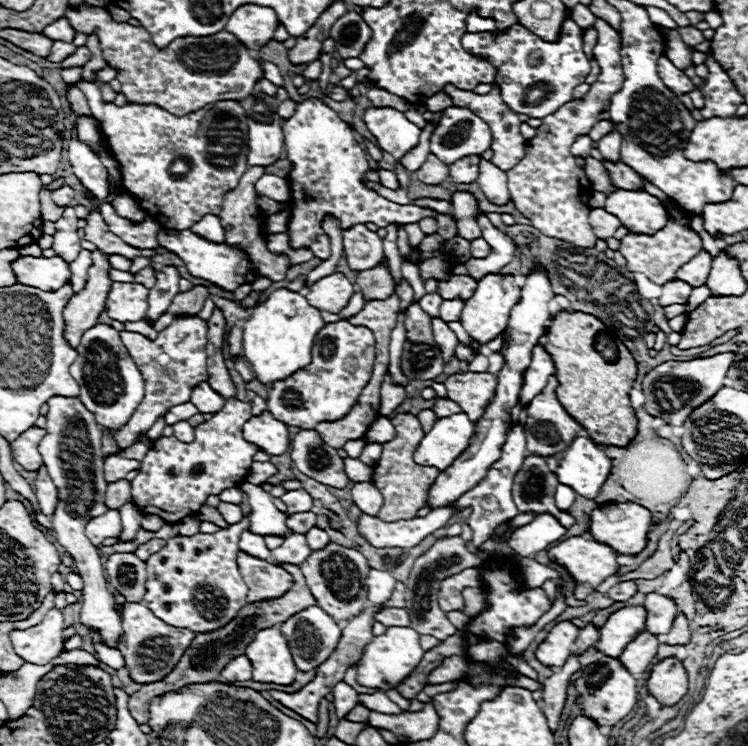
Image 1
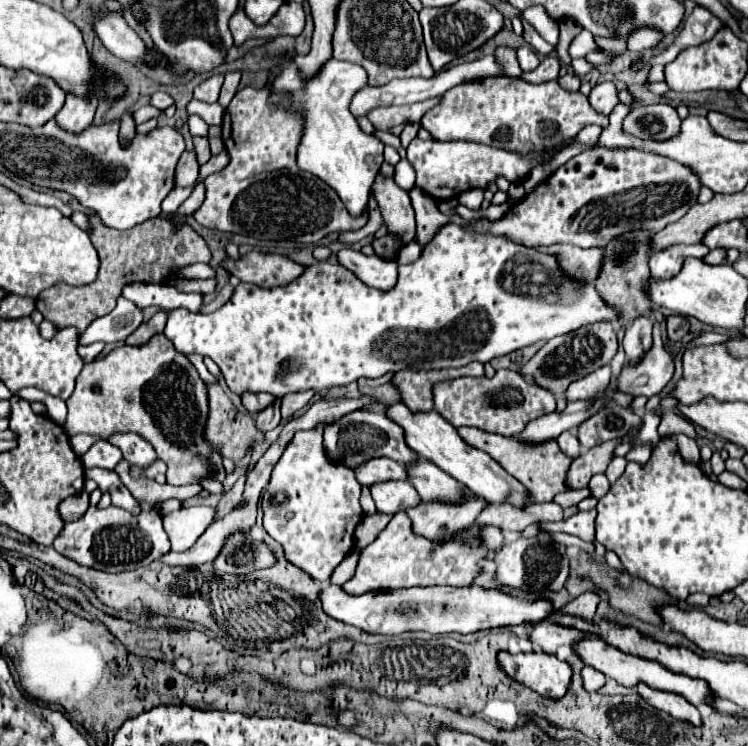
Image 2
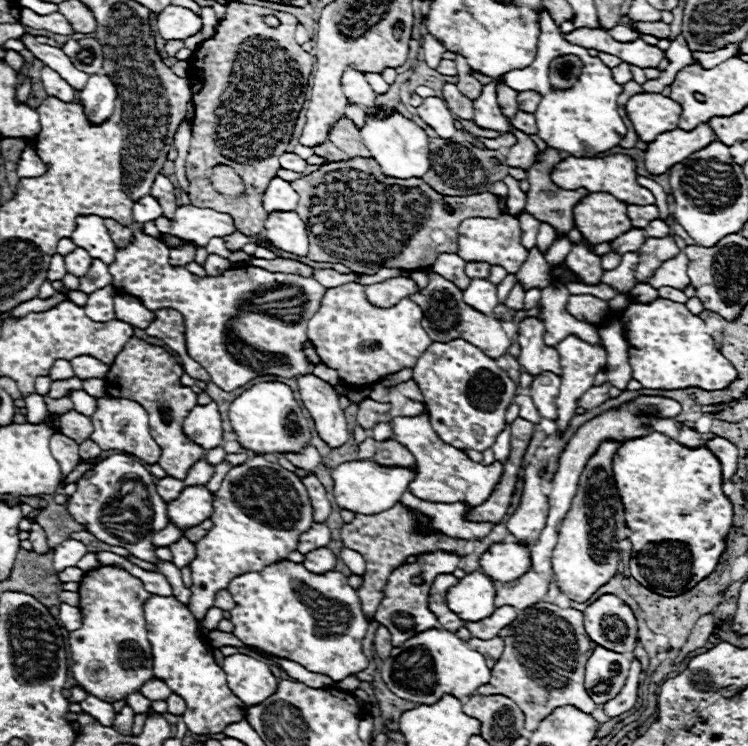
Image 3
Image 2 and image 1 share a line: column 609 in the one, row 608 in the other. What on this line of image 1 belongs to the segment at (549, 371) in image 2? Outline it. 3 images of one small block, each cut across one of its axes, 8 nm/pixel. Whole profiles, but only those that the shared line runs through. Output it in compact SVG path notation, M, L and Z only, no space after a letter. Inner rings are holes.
M328 544L322 550L316 550L310 554L310 558L302 564L302 572L306 576L306 584L316 600L316 604L326 610L330 616L334 616L334 622L346 622L354 616L358 616L366 604L368 604L368 592L366 592L366 576L368 576L368 560L352 548L344 548L338 544Z

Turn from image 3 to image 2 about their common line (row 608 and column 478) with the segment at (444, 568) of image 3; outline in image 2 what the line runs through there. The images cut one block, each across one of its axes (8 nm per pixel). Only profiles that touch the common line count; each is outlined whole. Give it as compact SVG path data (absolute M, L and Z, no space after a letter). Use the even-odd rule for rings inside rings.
M498 370L492 378L456 378L446 382L436 382L432 388L434 408L452 422L452 426L474 426L490 434L516 436L524 426L544 414L556 412L556 398L546 390L526 382L514 370ZM492 400L492 404L490 404ZM498 400L498 402L494 402Z

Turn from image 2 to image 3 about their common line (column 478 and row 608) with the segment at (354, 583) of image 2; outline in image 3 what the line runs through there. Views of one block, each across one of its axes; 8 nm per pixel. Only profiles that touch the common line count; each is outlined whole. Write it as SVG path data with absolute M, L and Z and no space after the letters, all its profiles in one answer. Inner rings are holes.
M548 604L526 608L510 624L510 634L504 638L504 652L490 670L490 682L478 688L476 694L502 694L514 700L526 716L526 730L534 730L540 720L558 706L572 704L578 710L592 714L596 704L584 688L584 672L594 646L596 644L584 632L582 612L574 608L558 608L554 604L550 604L550 610ZM534 678L554 678L556 682L542 686Z

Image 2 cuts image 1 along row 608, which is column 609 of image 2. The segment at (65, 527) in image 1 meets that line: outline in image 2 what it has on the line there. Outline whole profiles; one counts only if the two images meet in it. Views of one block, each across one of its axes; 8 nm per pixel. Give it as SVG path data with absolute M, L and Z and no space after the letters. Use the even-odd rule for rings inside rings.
M606 80L606 82L598 82L594 88L592 88L592 92L590 92L590 104L592 104L592 108L596 110L596 112L600 112L600 114L610 114L612 112L612 108L620 102L618 100L618 90L616 90L616 86L610 82L610 80Z

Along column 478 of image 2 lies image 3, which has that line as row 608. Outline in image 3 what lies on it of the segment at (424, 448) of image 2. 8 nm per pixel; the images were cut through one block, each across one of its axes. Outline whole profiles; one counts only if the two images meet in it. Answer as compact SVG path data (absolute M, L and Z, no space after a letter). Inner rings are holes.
M484 572L466 574L446 594L448 608L466 622L476 622L496 610L496 582Z

